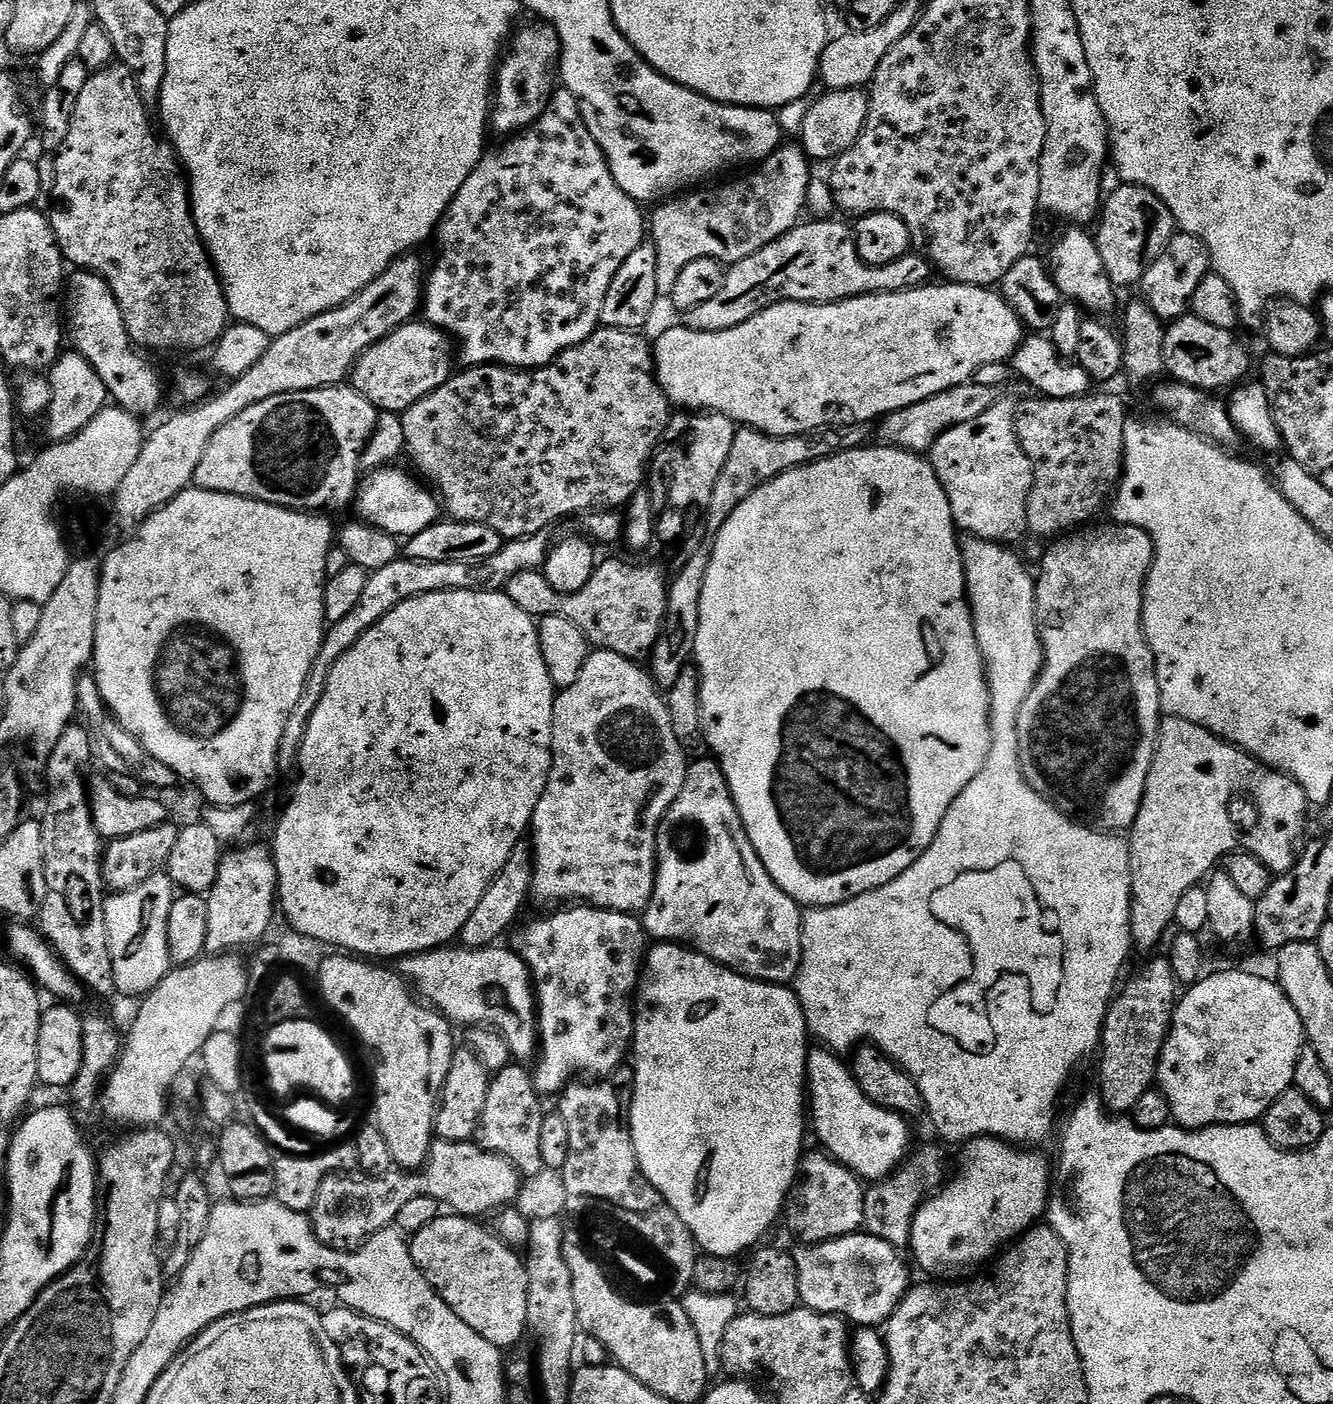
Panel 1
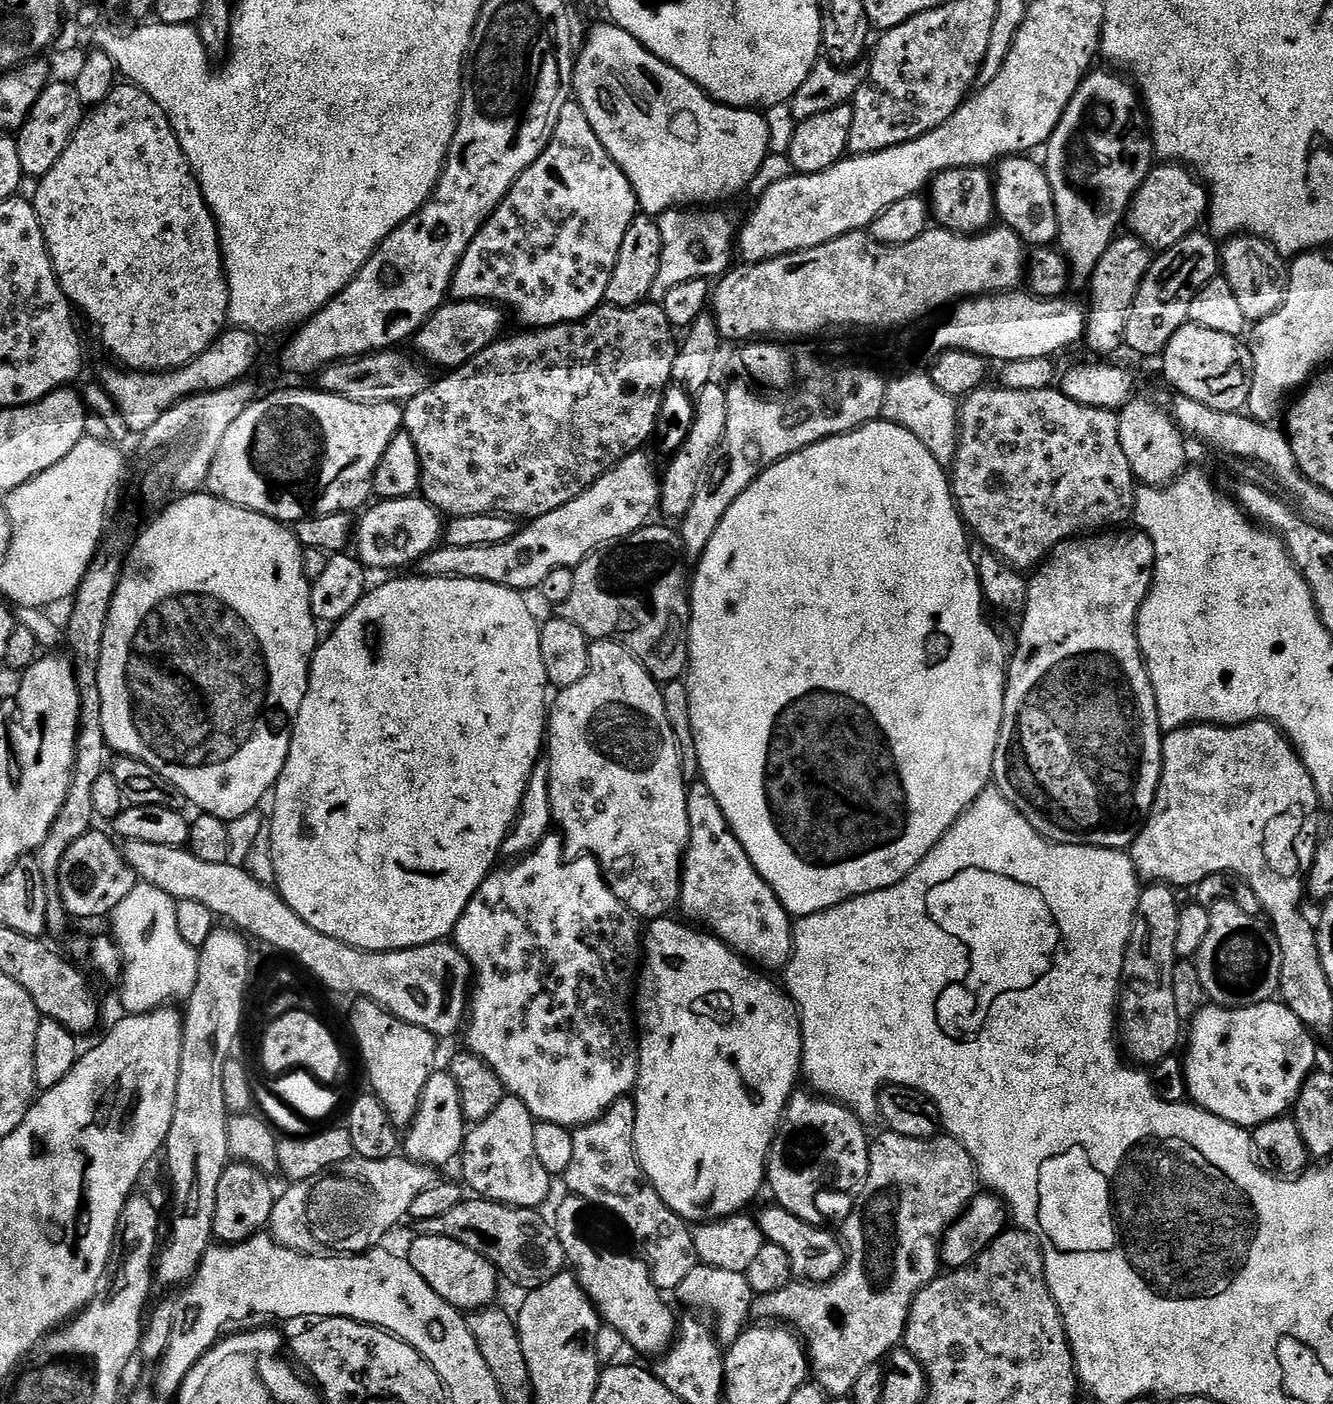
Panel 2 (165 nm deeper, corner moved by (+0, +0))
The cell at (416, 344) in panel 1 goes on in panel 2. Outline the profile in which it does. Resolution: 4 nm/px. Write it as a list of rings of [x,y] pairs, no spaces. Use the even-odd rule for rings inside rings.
[[[457,300],[445,302],[430,316],[414,337],[414,345],[429,365],[437,364],[440,370],[460,368],[474,358],[488,344],[501,339],[505,313],[495,304],[482,300]]]

